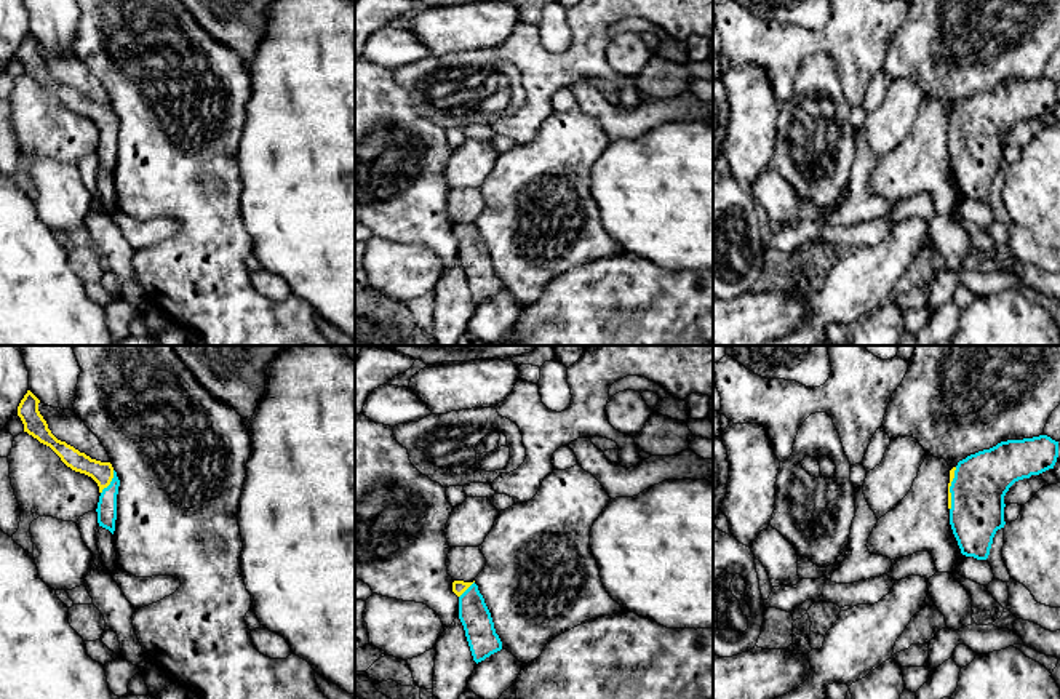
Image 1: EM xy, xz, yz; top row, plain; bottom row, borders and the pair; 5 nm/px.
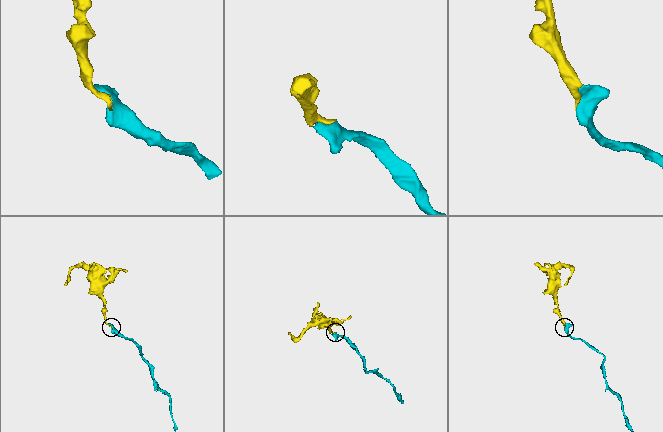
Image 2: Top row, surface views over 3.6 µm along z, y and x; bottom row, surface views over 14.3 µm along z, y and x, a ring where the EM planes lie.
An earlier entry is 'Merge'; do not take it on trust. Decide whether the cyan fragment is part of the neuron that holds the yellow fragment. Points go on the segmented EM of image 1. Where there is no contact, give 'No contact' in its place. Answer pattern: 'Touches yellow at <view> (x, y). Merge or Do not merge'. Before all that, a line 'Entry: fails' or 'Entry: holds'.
Entry: holds
Touches yellow at xy (111, 480). Merge

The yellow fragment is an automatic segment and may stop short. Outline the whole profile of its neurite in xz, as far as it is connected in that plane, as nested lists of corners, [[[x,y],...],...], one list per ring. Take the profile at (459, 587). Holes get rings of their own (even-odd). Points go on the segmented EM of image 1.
[[[454,581],[452,592],[459,597],[459,619],[478,664],[502,649],[491,613],[475,582]]]

